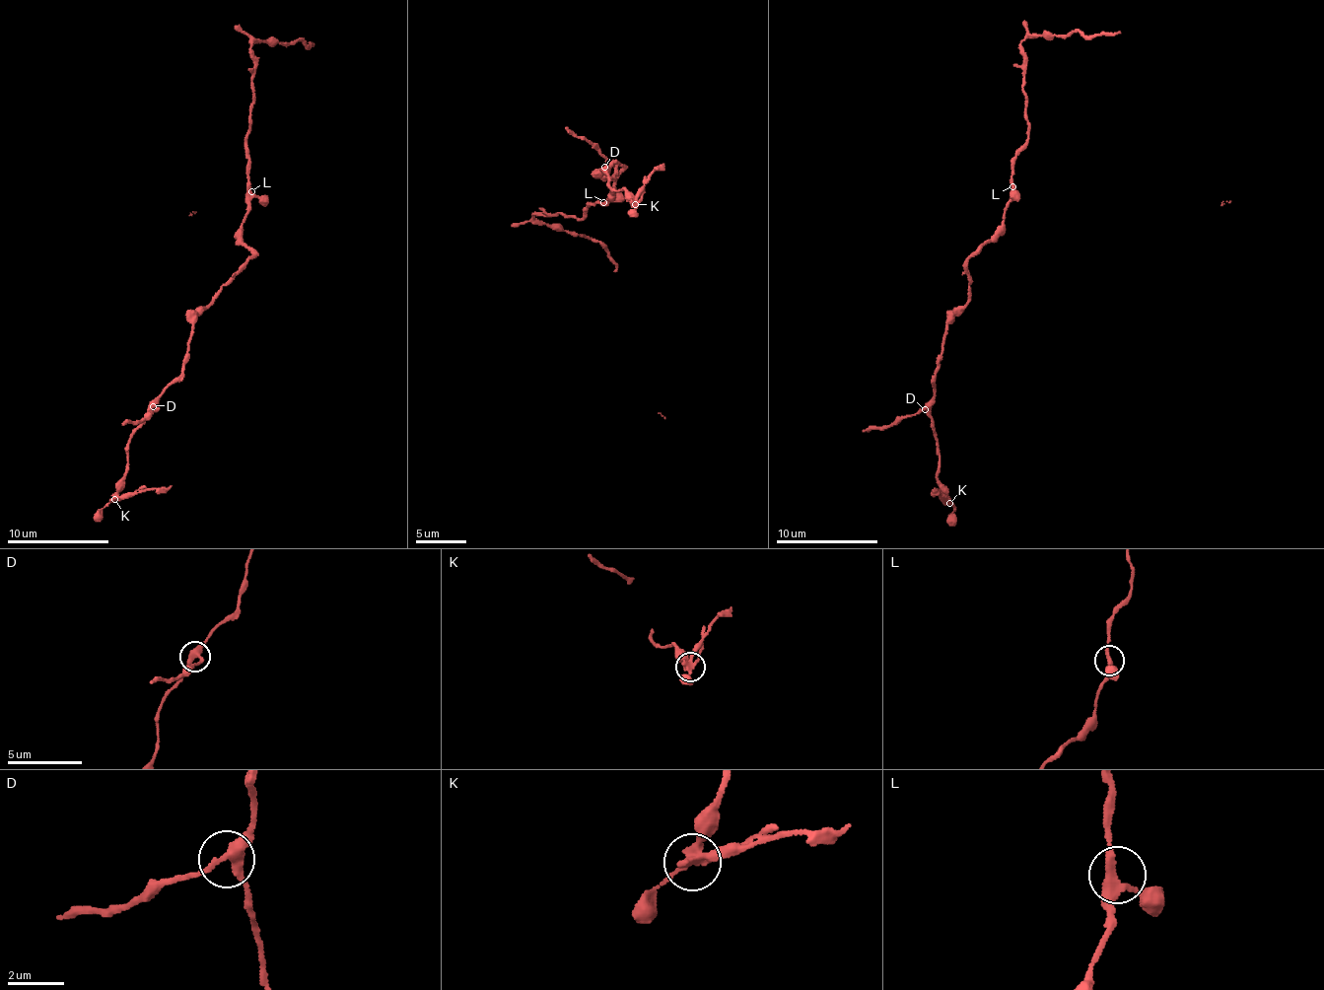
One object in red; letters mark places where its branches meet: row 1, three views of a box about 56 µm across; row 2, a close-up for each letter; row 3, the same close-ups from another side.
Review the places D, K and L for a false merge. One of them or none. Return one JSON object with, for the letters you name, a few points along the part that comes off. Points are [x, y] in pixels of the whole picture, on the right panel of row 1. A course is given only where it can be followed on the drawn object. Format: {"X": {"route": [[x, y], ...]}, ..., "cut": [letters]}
{"K": {"route": [[948, 502], [941, 502], [935, 487]]}, "cut": ["K"]}

